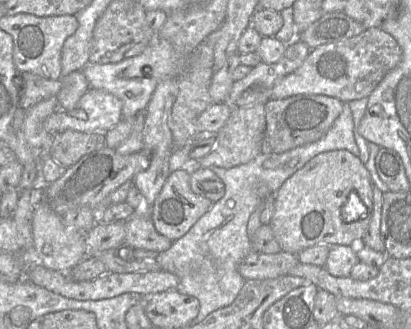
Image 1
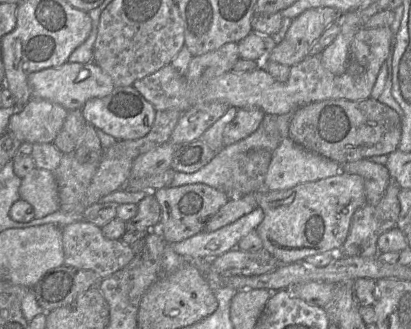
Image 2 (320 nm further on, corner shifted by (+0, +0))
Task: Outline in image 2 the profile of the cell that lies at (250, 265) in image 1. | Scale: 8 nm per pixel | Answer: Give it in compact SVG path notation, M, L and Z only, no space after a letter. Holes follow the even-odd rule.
M86 219L77 220L63 226L62 245L64 265L93 271L101 279L121 270L135 255L130 245L125 244L121 239L112 240L106 238L100 227Z

